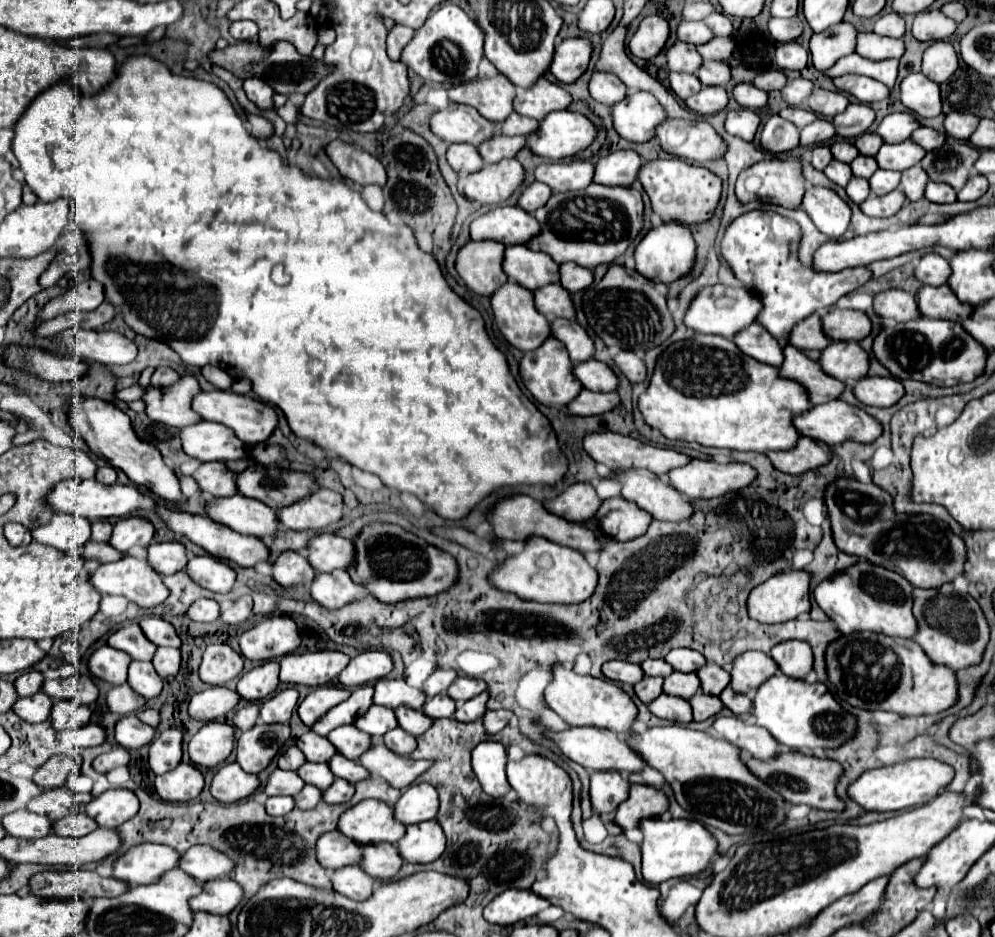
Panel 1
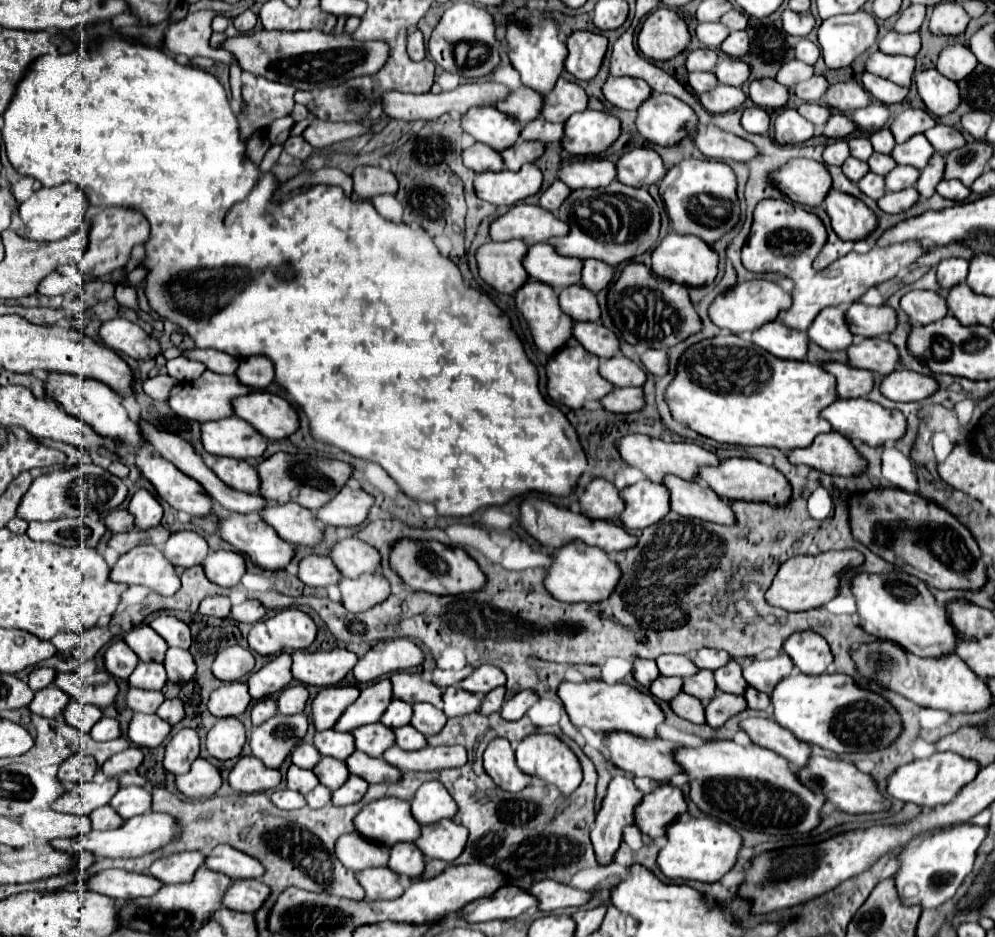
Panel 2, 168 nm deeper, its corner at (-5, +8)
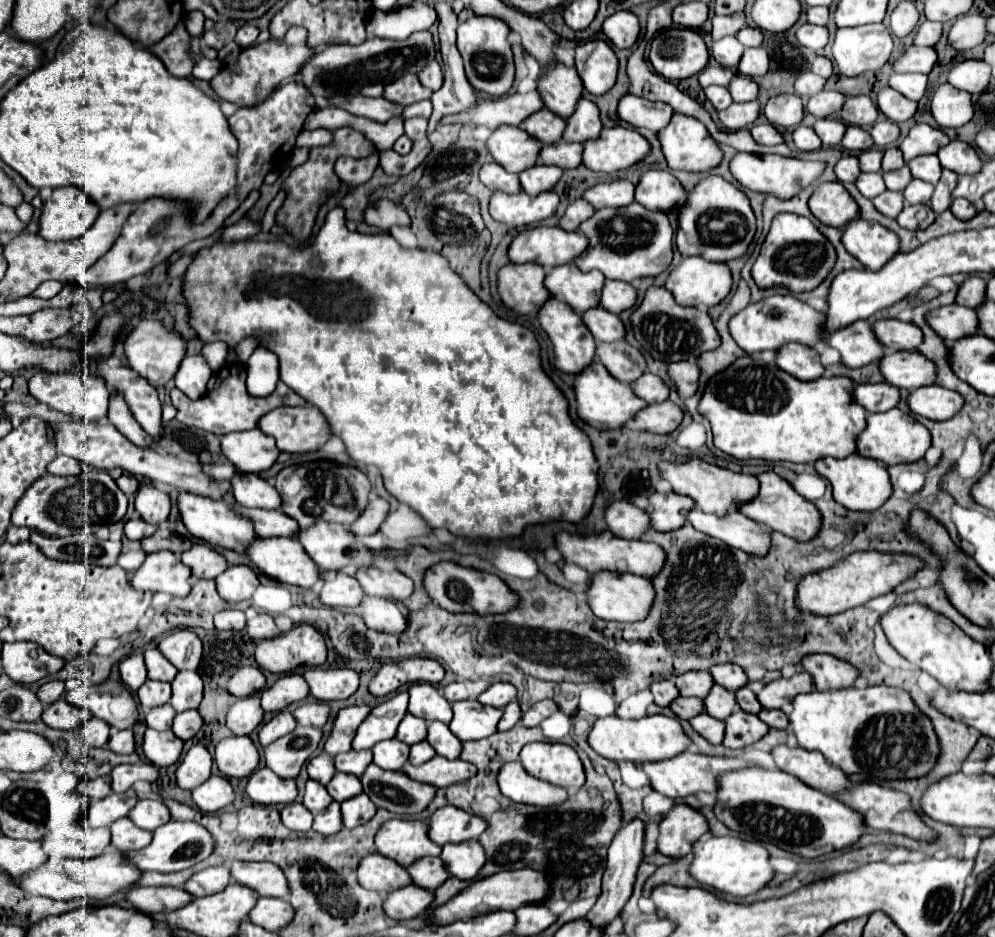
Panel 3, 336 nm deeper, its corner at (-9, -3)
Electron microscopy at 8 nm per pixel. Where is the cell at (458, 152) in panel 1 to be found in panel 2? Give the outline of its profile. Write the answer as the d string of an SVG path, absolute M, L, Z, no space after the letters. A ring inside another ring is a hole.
M474 142L472 146L462 150L462 162L464 162L464 166L472 168L474 172L502 170L504 168L502 156L496 150L488 148L488 146L480 144L480 142Z

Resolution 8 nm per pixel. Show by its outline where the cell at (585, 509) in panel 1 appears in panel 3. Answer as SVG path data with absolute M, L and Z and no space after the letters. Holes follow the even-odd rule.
M626 501L612 503L604 517L610 531L624 539L640 539L646 531L650 531L648 513Z

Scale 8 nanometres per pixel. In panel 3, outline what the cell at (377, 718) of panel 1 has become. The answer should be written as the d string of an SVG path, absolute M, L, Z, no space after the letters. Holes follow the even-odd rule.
M406 715L398 727L398 735L396 739L404 741L406 745L414 745L414 743L420 743L428 737L428 727L426 727L426 721L420 719L420 717L414 717L414 715Z

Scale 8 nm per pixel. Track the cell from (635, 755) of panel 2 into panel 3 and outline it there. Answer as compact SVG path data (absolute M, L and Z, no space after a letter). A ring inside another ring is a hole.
M684 751L682 755L676 755L672 759L666 761L658 761L658 763L644 763L642 769L644 773L650 777L650 785L652 789L656 789L658 793L678 799L678 797L688 797L688 795L696 795L700 791L706 793L714 793L718 791L718 777L722 773L728 771L736 771L736 769L744 769L748 767L746 761L740 759L728 759L728 757L708 757L708 755L700 755L700 753L690 753Z

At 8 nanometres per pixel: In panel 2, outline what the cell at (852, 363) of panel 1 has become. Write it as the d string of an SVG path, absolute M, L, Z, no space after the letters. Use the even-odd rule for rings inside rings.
M862 338L850 344L846 354L850 366L872 370L882 376L890 374L898 362L896 346L884 338Z

